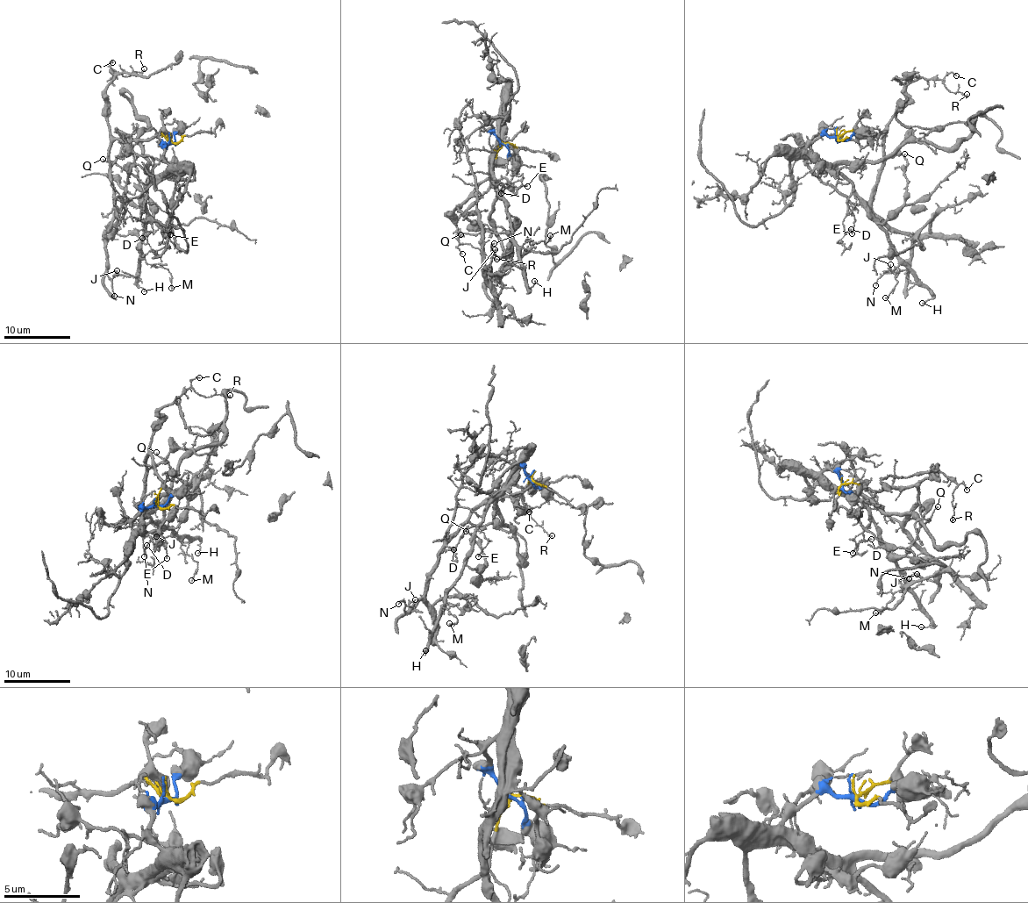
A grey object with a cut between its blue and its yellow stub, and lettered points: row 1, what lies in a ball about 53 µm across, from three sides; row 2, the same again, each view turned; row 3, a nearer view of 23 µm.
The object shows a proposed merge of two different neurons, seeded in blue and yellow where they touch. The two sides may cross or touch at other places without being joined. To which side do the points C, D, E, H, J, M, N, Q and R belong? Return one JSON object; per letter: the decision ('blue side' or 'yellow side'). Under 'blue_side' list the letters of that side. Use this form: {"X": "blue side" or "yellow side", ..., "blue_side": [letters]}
{"C": "yellow side", "D": "blue side", "E": "blue side", "H": "blue side", "J": "yellow side", "M": "blue side", "N": "yellow side", "Q": "blue side", "R": "yellow side", "blue_side": ["D", "E", "H", "M", "Q"]}

